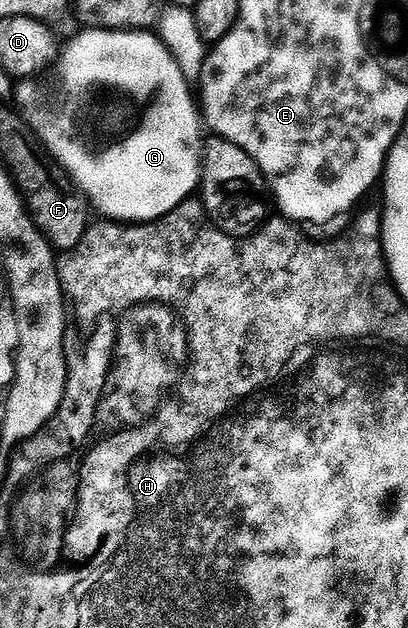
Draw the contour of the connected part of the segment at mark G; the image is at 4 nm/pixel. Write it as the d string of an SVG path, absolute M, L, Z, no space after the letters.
M82 30L70 45L61 49L56 63L49 69L48 74L41 78L31 78L21 81L18 87L17 111L20 113L30 131L40 141L41 147L52 157L55 165L69 179L73 180L78 191L86 197L95 209L98 208L114 222L149 222L167 216L174 209L179 208L184 201L195 195L200 184L200 177L204 171L204 124L200 119L200 108L196 103L196 96L190 93L191 81L180 74L180 66L172 58L172 54L157 35L146 30L139 31L99 31Z

